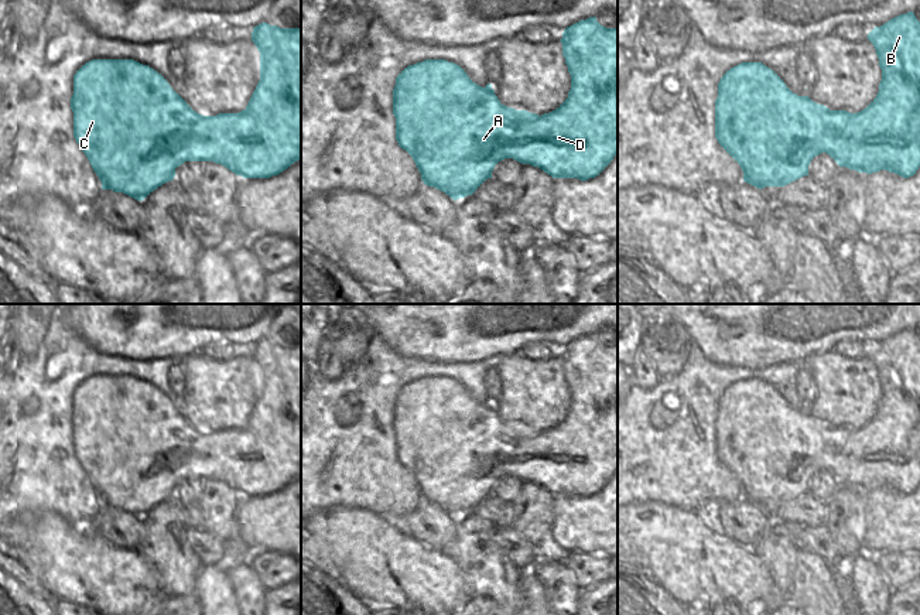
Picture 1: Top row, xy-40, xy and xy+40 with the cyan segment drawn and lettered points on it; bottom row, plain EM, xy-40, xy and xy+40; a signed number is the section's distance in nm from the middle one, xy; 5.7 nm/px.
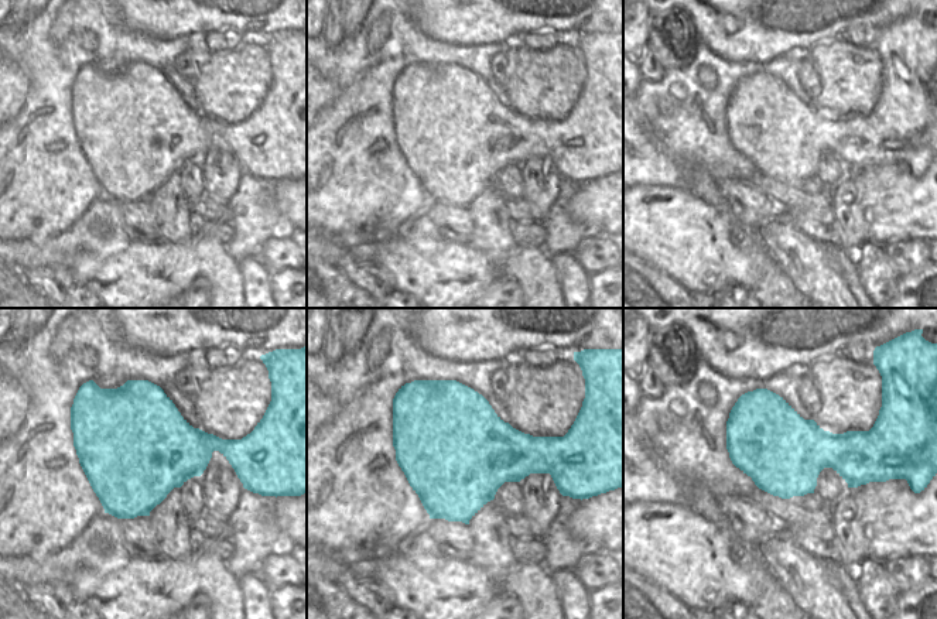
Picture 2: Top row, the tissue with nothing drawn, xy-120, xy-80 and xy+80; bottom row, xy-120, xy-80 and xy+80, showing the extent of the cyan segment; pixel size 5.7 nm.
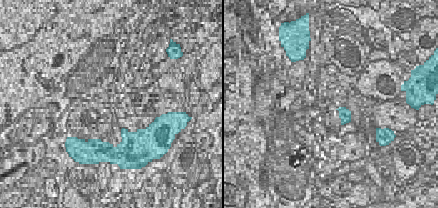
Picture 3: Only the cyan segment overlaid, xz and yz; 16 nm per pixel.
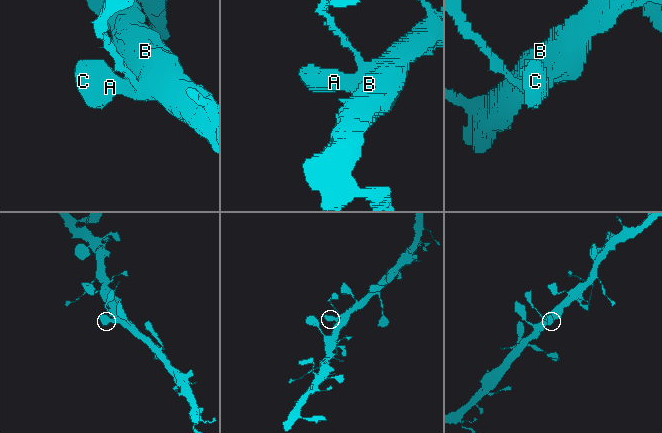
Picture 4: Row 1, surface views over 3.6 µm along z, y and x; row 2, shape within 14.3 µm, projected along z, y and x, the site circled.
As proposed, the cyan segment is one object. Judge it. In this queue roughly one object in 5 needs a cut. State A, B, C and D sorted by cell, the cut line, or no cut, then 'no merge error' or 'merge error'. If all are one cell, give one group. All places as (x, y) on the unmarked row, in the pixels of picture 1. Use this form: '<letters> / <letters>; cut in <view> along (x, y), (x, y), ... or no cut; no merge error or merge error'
A B C D; no cut; no merge error

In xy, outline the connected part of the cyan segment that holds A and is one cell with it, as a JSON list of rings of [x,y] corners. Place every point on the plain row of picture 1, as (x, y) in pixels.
[[[589,334],[567,344],[560,358],[562,361],[562,372],[571,392],[571,406],[568,409],[568,414],[555,427],[541,433],[502,421],[490,400],[485,404],[476,402],[459,382],[445,376],[425,376],[423,379],[408,382],[399,390],[393,406],[396,457],[399,462],[413,474],[425,502],[434,503],[456,517],[472,512],[488,495],[492,495],[495,482],[505,475],[513,475],[521,481],[538,484],[553,495],[578,495],[581,498],[595,495],[611,481],[613,474],[618,471],[618,345],[606,345],[596,338],[596,334]]]

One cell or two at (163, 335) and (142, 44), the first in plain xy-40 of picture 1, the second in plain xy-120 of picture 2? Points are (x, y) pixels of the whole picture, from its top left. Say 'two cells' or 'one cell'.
two cells

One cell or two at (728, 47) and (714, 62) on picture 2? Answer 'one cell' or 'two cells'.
two cells

